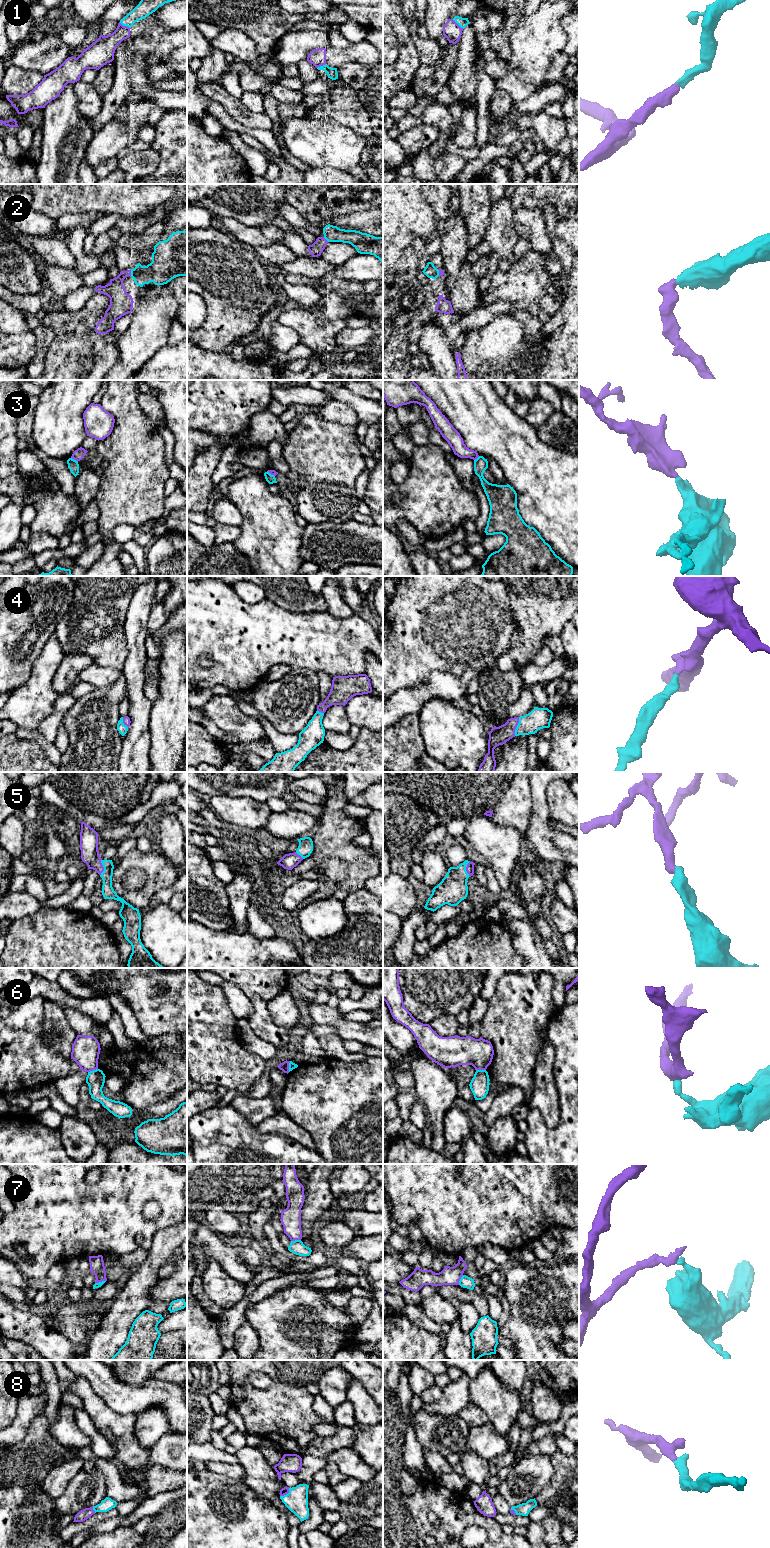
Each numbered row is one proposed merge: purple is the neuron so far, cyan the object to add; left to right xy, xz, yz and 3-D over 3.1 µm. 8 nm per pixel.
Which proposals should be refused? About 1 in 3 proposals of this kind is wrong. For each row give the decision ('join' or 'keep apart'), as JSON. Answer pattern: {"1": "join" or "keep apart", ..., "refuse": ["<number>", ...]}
{"1": "join", "2": "join", "3": "keep apart", "4": "join", "5": "join", "6": "keep apart", "7": "keep apart", "8": "join", "refuse": ["3", "6", "7"]}

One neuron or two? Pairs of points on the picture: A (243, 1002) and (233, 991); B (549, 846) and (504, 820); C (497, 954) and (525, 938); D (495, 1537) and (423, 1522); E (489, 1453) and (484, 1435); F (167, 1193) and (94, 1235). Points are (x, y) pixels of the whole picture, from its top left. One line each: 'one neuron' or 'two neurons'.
A: one neuron
B: two neurons
C: two neurons
D: one neuron
E: one neuron
F: one neuron

